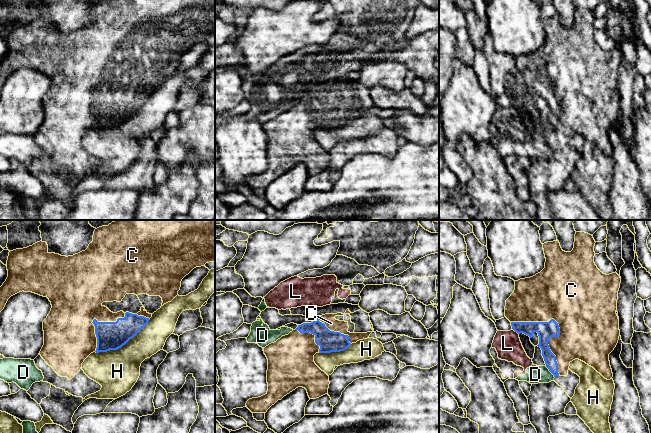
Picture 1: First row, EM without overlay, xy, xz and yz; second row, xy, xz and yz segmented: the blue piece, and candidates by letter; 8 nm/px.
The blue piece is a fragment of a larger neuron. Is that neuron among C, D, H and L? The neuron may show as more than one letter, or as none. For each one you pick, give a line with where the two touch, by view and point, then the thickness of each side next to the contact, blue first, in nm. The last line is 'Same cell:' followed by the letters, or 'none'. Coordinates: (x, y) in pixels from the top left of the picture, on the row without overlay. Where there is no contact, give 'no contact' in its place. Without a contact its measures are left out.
C: meets blue in yz at (559, 105); 140 nm thick on the blue side, 480 nm on the other
Same cell: C

